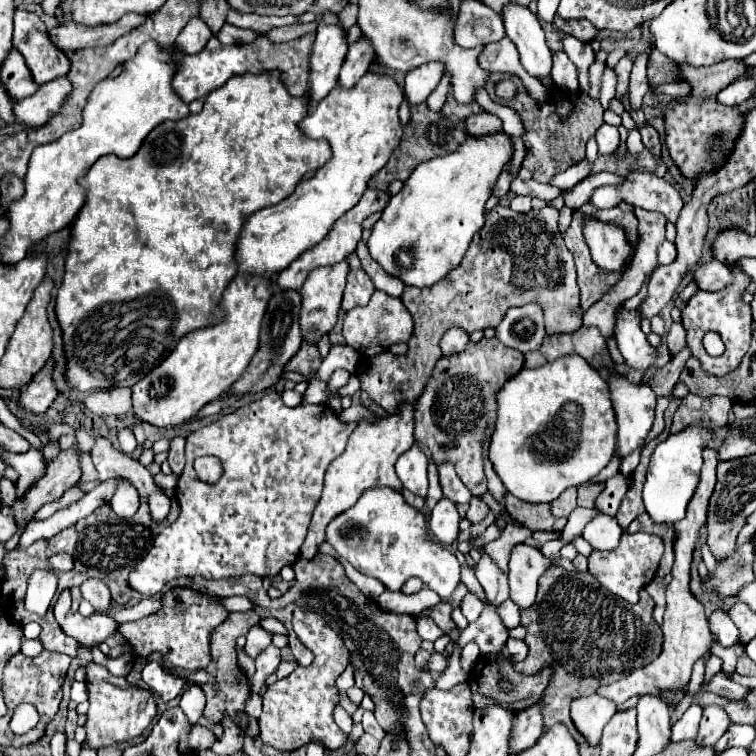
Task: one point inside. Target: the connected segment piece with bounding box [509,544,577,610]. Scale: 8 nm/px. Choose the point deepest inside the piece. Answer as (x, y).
(526, 564)

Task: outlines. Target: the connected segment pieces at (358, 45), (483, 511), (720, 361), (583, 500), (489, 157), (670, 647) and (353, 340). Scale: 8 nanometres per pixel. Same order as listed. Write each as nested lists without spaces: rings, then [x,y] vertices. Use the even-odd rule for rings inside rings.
[[[367,38],[353,42],[349,46],[349,52],[347,52],[345,62],[341,66],[337,86],[339,88],[353,88],[359,82],[359,78],[369,70],[373,56],[375,56],[375,52],[371,50],[371,42],[367,42]]]
[[[475,496],[475,498],[471,500],[471,506],[469,506],[469,510],[465,512],[465,516],[467,516],[467,520],[469,520],[471,524],[477,524],[477,522],[481,522],[481,520],[487,516],[487,512],[489,512],[489,506]]]
[[[733,266],[731,272],[733,272],[731,284],[727,284],[723,290],[717,290],[717,292],[697,292],[695,296],[689,298],[687,306],[681,310],[683,328],[687,332],[687,348],[691,350],[691,356],[695,356],[701,362],[701,368],[711,376],[725,376],[733,372],[739,366],[745,352],[749,350],[749,342],[751,342],[751,306],[745,304],[741,298],[741,294],[745,292],[749,284],[749,276],[737,266]],[[709,330],[719,332],[725,344],[725,352],[717,358],[709,356],[701,342]]]
[[[603,482],[601,484],[583,484],[583,486],[579,486],[577,488],[577,492],[579,492],[579,496],[577,496],[577,506],[583,506],[583,508],[591,508],[593,506],[593,502],[595,502],[595,498],[603,492]]]
[[[505,134],[483,136],[483,138],[469,138],[459,146],[455,154],[435,158],[423,162],[415,168],[415,172],[405,180],[405,186],[399,194],[395,194],[389,204],[385,206],[381,218],[375,222],[371,238],[367,242],[371,258],[393,278],[403,280],[405,286],[429,288],[443,280],[453,268],[457,268],[471,244],[471,238],[477,230],[483,228],[485,214],[483,206],[491,196],[491,186],[495,178],[501,174],[503,166],[507,164],[507,156],[511,158],[511,142]]]
[[[713,448],[703,450],[701,480],[697,484],[693,498],[689,500],[685,520],[675,524],[675,530],[677,530],[675,566],[673,566],[673,580],[667,586],[667,610],[665,610],[665,622],[661,626],[665,640],[663,640],[663,650],[661,650],[659,658],[655,658],[655,662],[651,662],[649,666],[639,668],[639,670],[631,672],[629,676],[621,678],[609,686],[601,686],[597,690],[599,696],[607,696],[613,702],[621,704],[621,702],[625,702],[625,698],[631,698],[634,695],[653,694],[660,697],[659,693],[665,690],[683,690],[689,684],[693,664],[707,652],[709,642],[711,642],[711,630],[709,630],[709,624],[705,618],[703,604],[689,590],[689,566],[693,560],[691,556],[693,556],[695,542],[699,540],[699,530],[707,518],[707,502],[709,502],[713,486],[715,486],[715,468],[717,468],[715,450]]]
[[[375,290],[367,306],[349,310],[343,318],[343,336],[345,336],[347,346],[355,348],[359,354],[363,354],[367,358],[373,358],[373,356],[389,350],[389,346],[393,346],[393,344],[407,342],[409,330],[413,330],[411,314],[407,312],[407,308],[403,306],[403,302],[399,298],[393,298],[383,290]]]

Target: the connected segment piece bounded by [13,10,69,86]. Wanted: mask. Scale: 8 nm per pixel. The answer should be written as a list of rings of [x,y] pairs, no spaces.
[[[15,12],[13,46],[23,54],[31,76],[39,86],[69,72],[69,58],[61,50],[55,50],[47,38],[45,24],[33,12]]]

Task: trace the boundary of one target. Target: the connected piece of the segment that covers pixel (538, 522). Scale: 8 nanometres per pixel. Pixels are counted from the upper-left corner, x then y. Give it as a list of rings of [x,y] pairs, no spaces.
[[[511,494],[505,498],[505,508],[513,520],[527,526],[529,530],[563,530],[567,524],[565,518],[551,518],[549,506],[519,502]]]

